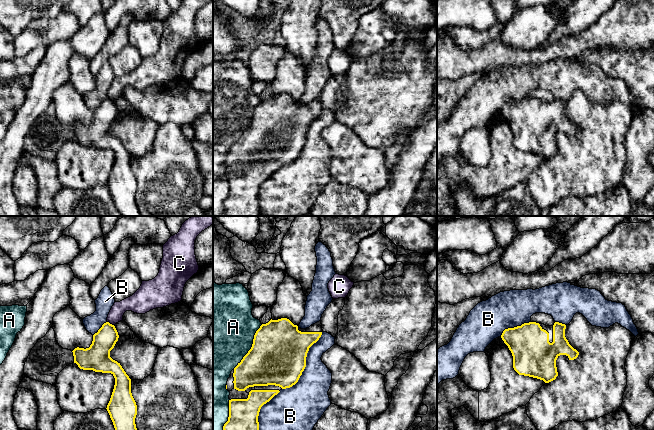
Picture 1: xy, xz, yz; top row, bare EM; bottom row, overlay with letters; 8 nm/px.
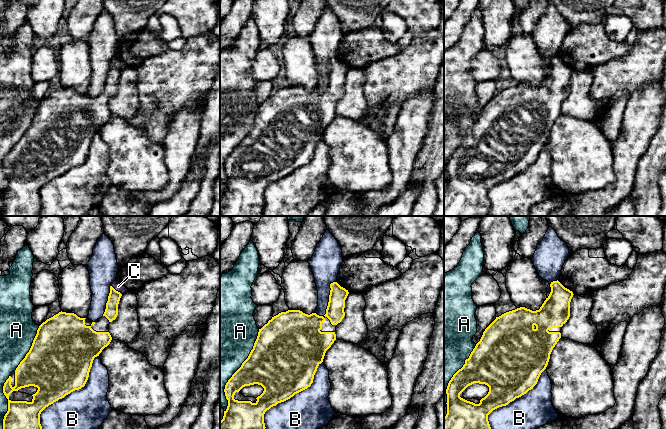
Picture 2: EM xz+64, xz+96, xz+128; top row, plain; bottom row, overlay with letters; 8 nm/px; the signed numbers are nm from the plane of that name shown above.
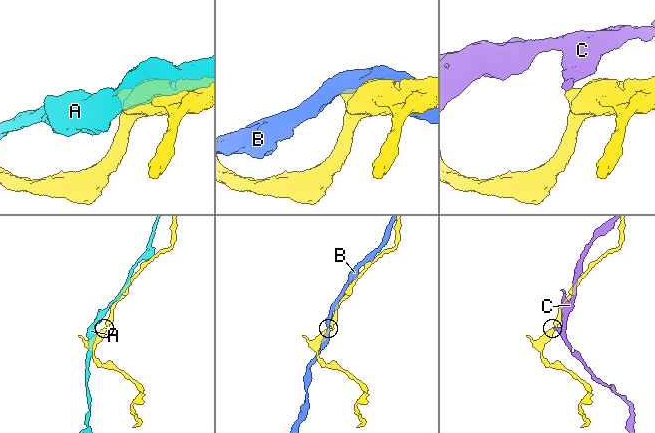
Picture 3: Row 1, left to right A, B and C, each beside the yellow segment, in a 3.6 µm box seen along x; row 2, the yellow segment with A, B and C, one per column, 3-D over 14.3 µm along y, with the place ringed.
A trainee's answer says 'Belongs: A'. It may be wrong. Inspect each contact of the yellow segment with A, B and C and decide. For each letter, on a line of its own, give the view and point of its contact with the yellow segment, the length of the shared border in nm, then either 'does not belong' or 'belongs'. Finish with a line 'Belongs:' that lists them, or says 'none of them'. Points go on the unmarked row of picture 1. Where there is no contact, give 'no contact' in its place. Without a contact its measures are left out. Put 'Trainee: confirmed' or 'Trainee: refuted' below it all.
A: xz (252, 122) | 420 nm | does not belong
B: xz (305, 140) | 550 nm | does not belong
C: xy (109, 99) | 70 nm | does not belong
Belongs: none of them
Trainee: refuted

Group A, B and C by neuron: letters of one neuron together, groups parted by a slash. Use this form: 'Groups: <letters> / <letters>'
Groups: A / B / C

